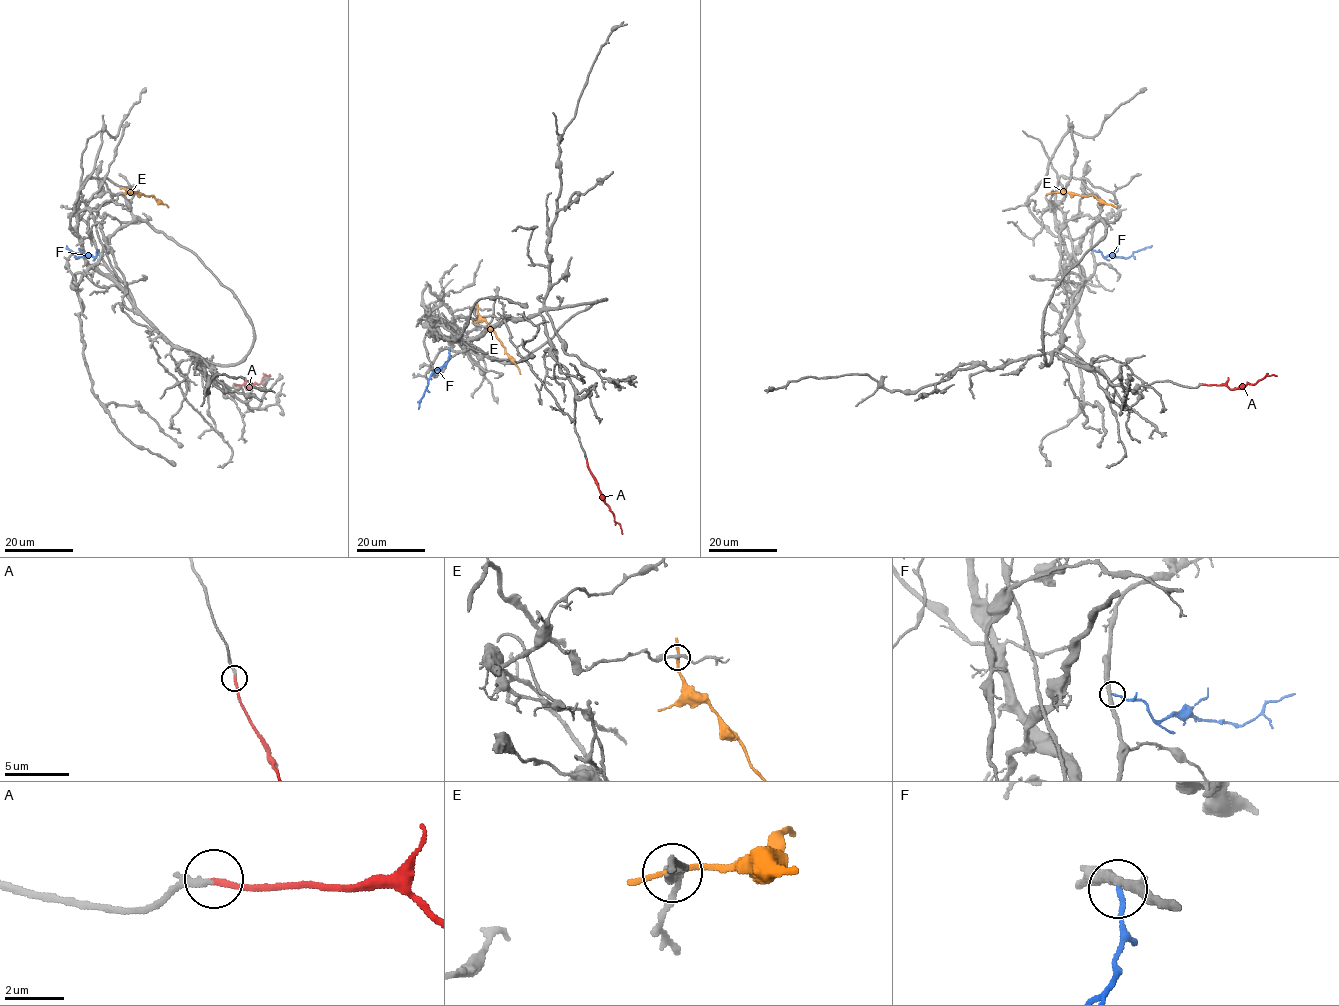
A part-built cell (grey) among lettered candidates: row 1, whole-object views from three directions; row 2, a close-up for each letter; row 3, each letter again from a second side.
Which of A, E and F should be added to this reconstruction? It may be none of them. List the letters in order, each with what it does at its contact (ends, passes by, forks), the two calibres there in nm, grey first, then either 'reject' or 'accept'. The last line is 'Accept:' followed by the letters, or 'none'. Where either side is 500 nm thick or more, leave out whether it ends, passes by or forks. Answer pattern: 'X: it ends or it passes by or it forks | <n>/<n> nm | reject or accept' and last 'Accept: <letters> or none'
A: it ends | 240/220 nm | accept
E: it passes by | 220/180 nm | reject
F: it ends | 280/160 nm | reject
Accept: A

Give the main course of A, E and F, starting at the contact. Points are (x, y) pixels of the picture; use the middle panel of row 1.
A: (586, 461), (603, 500), (622, 533)
E: (477, 309), (520, 374)
F: (448, 349), (447, 361), (434, 371), (418, 409)

